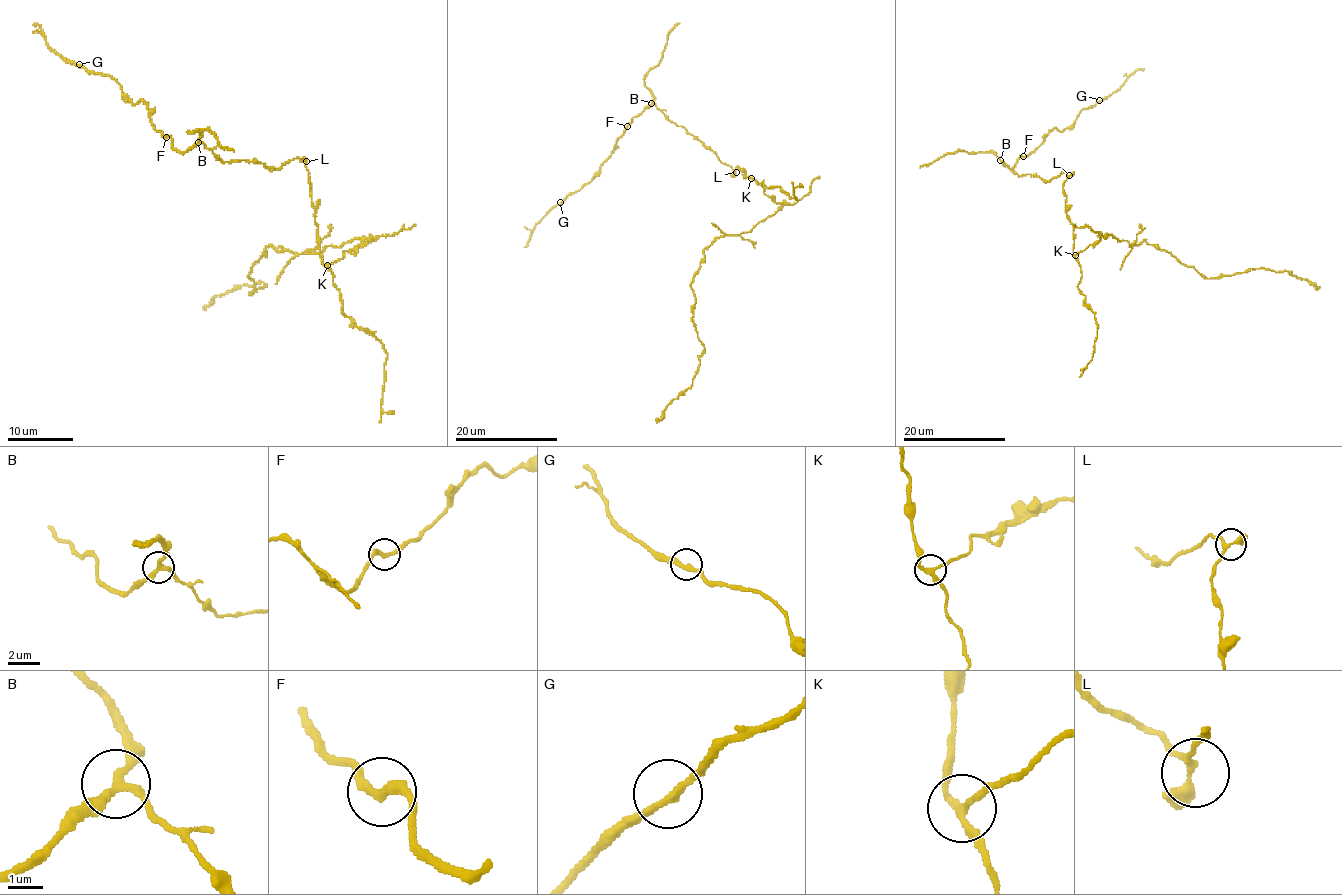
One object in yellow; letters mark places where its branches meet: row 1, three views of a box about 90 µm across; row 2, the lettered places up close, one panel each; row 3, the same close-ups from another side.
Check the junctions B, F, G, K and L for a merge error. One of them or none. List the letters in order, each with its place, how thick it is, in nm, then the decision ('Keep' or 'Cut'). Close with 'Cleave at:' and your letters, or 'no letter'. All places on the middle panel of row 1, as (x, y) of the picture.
B: Place: (651, 103). Thickness 220 nm. Keep
F: Place: (627, 126). Thickness 240 nm. Keep
G: Place: (560, 202). Thickness 240 nm. Keep
K: Place: (751, 178). Thickness 200 nm. Cut
L: Place: (736, 172). Thickness 240 nm. Keep
Cleave at: K

